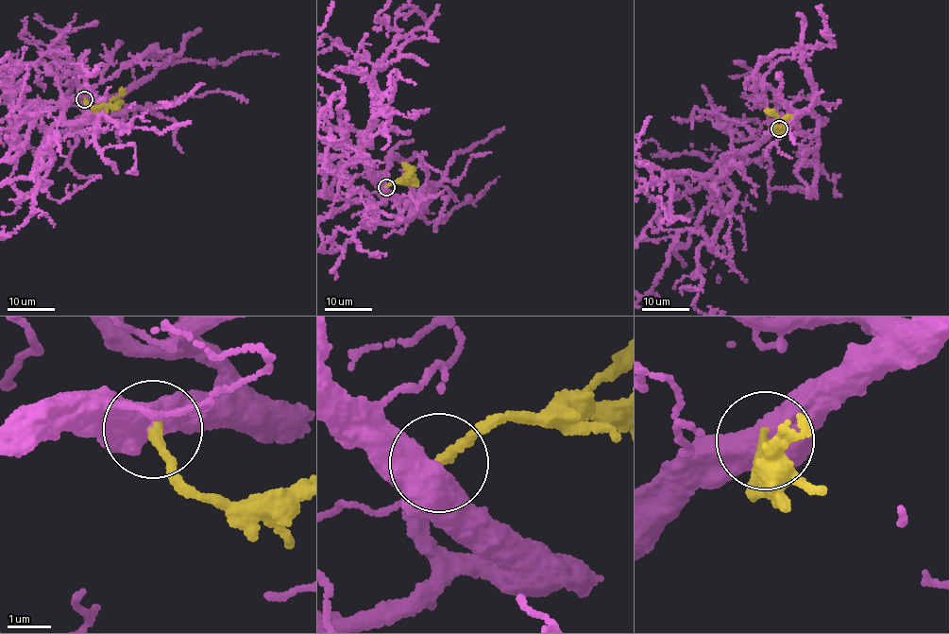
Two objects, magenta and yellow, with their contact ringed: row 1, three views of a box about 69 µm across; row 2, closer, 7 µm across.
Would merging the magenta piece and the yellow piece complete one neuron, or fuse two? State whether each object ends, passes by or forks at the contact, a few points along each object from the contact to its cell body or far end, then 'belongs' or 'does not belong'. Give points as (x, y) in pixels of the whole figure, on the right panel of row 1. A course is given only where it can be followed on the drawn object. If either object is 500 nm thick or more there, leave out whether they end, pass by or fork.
course magenta (778, 129), (723, 162), (734, 197), (712, 246), (701, 233), (683, 229), (651, 291), (640, 296); course yellow (779, 128), (778, 134), (781, 132), (775, 113), (765, 111); does not belong

